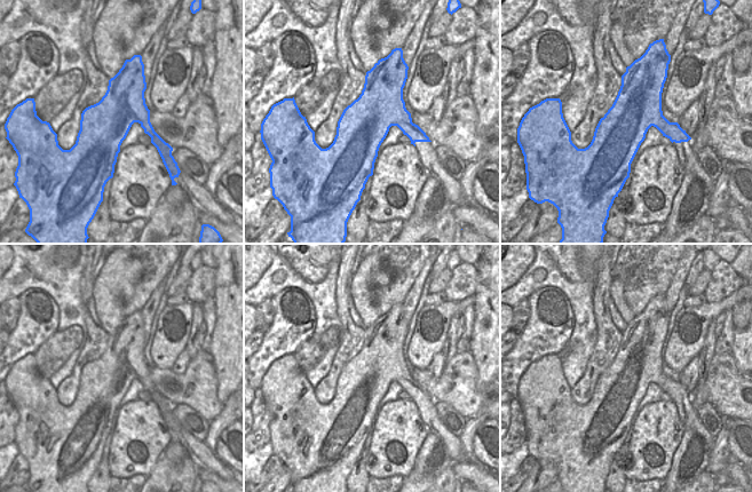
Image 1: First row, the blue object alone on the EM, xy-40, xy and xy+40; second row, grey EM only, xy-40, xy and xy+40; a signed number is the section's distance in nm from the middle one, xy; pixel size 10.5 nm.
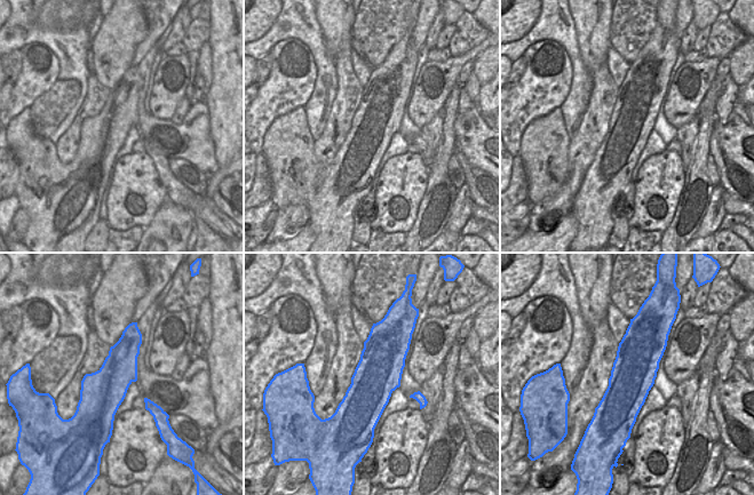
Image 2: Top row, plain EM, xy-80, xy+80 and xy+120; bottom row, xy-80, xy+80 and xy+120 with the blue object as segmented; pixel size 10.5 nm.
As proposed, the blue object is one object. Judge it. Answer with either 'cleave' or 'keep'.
cleave

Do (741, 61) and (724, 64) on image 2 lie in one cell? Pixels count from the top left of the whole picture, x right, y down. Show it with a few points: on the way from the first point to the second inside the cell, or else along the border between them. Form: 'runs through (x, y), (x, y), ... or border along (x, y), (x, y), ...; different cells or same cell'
border along (729, 55), (728, 73); different cells

